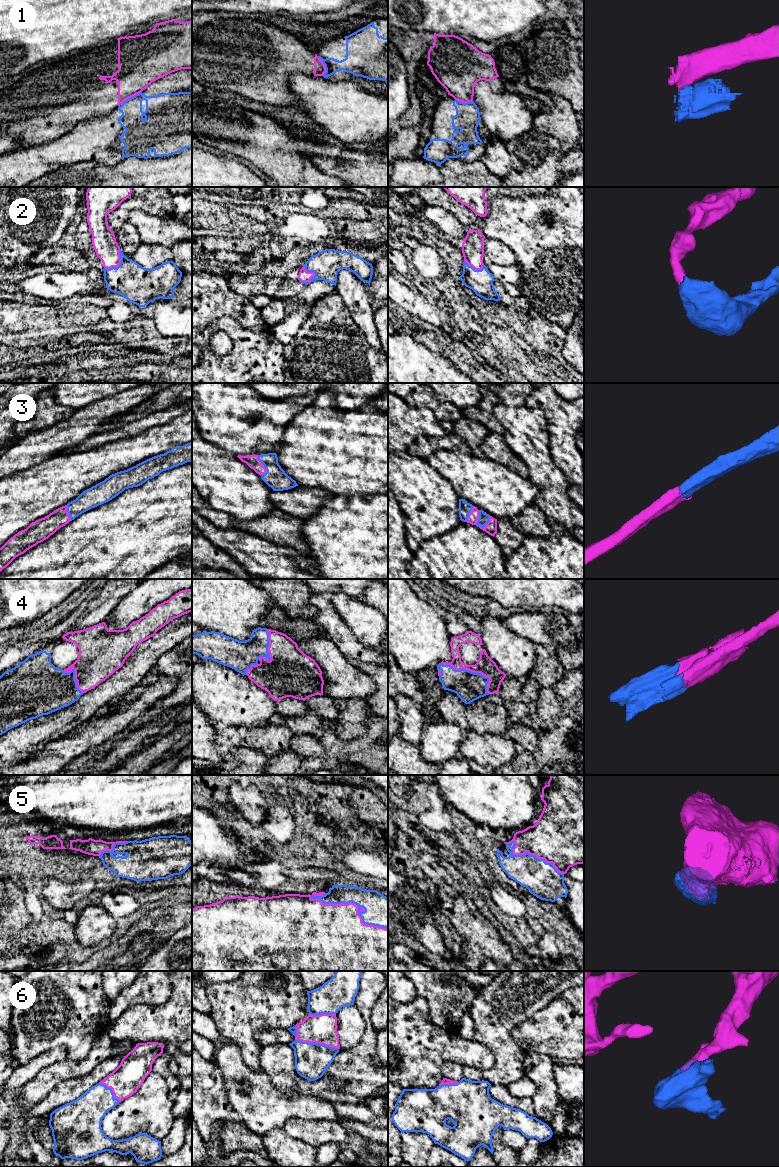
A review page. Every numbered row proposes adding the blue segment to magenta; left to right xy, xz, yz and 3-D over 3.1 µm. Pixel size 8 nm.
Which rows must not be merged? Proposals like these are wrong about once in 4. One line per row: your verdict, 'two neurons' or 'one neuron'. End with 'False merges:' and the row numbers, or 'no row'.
1: two neurons
2: one neuron
3: one neuron
4: one neuron
5: one neuron
6: one neuron
False merges: 1

